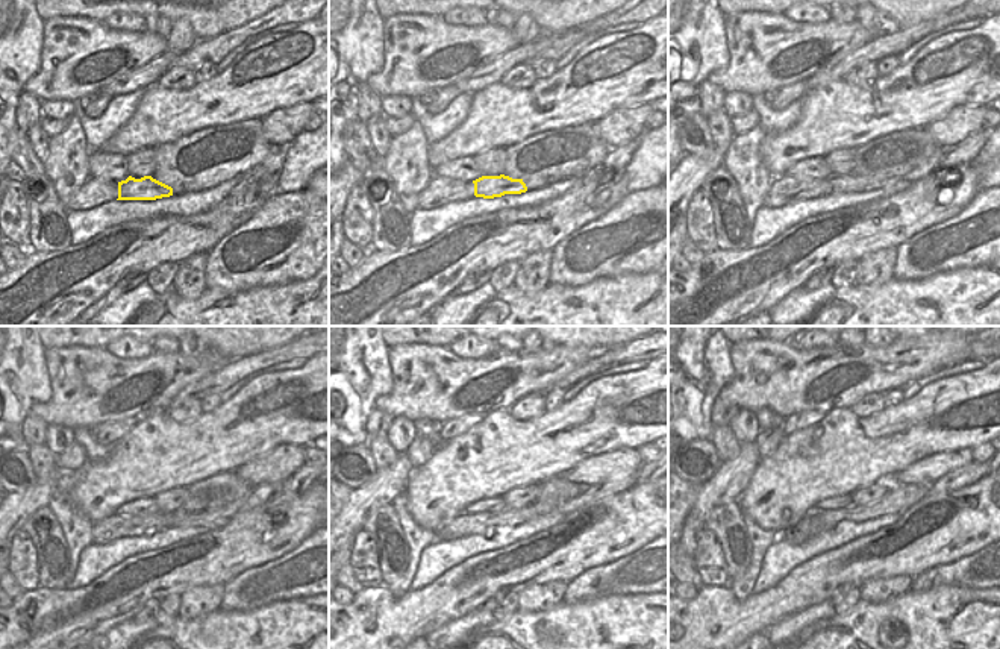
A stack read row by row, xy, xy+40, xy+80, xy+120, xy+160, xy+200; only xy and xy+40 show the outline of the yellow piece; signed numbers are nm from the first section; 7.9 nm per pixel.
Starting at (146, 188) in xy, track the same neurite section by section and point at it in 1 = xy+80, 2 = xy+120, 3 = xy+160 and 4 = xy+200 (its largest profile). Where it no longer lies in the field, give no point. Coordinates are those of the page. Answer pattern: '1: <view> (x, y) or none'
1: xy+80 (844, 182)
2: xy+120 (181, 519)
3: xy+160 (588, 493)
4: xy+200 (956, 479)

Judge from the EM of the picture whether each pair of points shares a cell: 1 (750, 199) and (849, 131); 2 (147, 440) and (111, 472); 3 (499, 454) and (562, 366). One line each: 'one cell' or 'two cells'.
1: two cells
2: one cell
3: two cells

